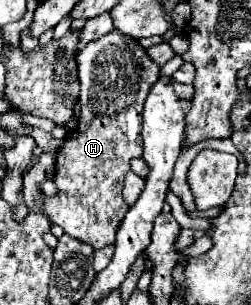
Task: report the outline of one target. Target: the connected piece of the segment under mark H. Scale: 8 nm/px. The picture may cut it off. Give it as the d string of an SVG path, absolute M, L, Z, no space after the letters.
M111 31L99 41L91 41L77 55L77 73L81 83L81 117L75 131L65 137L65 143L57 153L53 177L57 195L43 199L43 213L51 225L63 227L69 237L89 243L97 251L113 243L115 231L129 209L129 205L123 201L123 182L129 173L129 161L133 157L141 157L141 107L149 87L153 87L153 83L159 79L159 65L145 55L145 49L139 47L137 41Z

